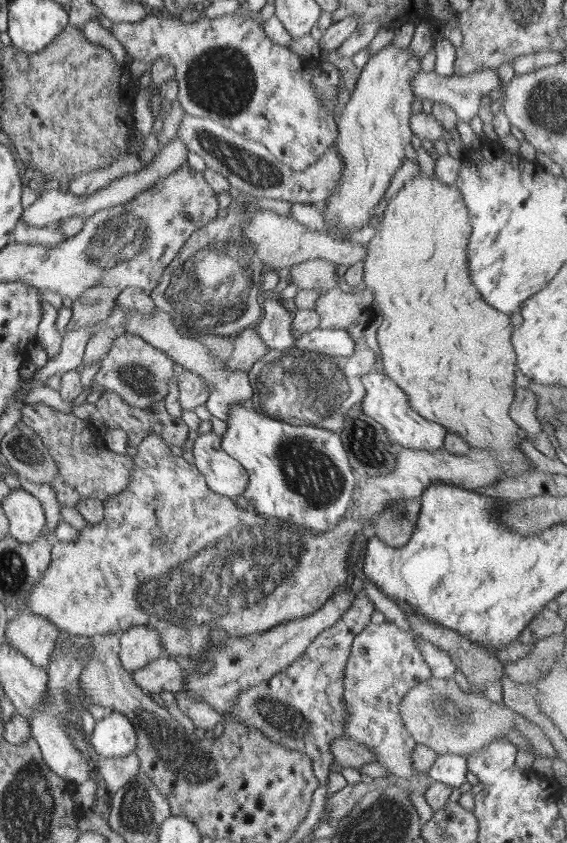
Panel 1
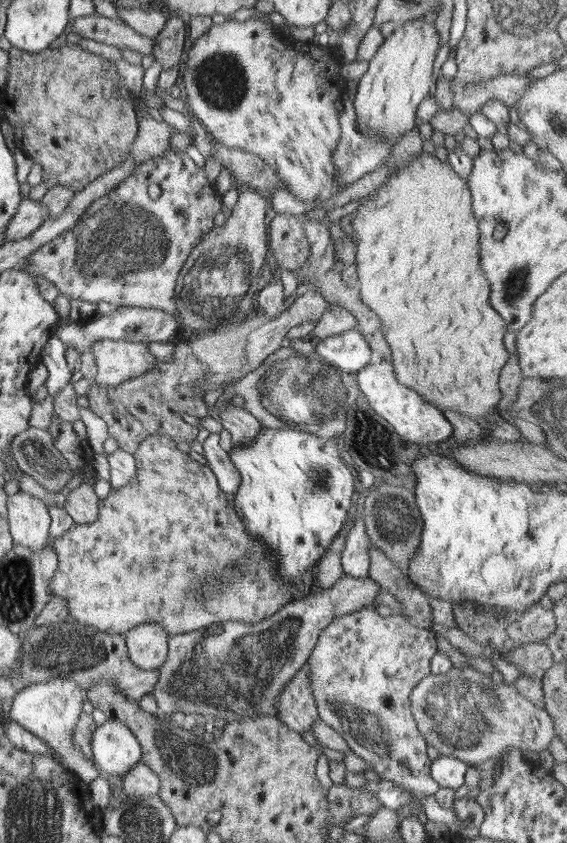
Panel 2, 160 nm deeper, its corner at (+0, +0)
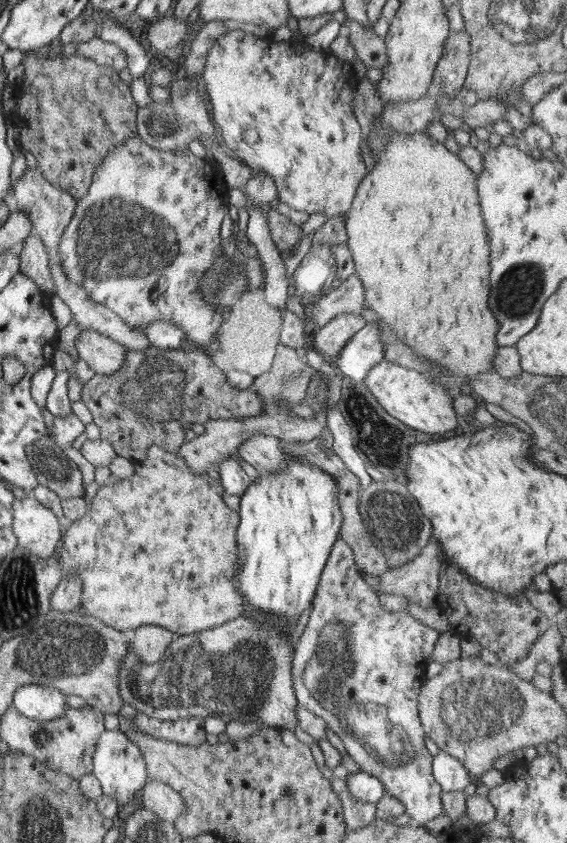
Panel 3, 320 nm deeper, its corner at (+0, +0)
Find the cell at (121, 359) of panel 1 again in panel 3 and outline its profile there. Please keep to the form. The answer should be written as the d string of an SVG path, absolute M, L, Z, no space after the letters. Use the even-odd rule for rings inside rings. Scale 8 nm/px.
M83 329L76 337L75 349L79 361L87 364L95 376L109 376L114 373L130 350L109 335L90 329Z

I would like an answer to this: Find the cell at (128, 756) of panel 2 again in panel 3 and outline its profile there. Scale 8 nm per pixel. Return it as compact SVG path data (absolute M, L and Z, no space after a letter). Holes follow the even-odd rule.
M108 731L101 734L93 753L93 774L100 781L103 794L113 798L120 806L130 805L136 792L142 790L147 783L147 769L138 742L131 735L122 731Z

